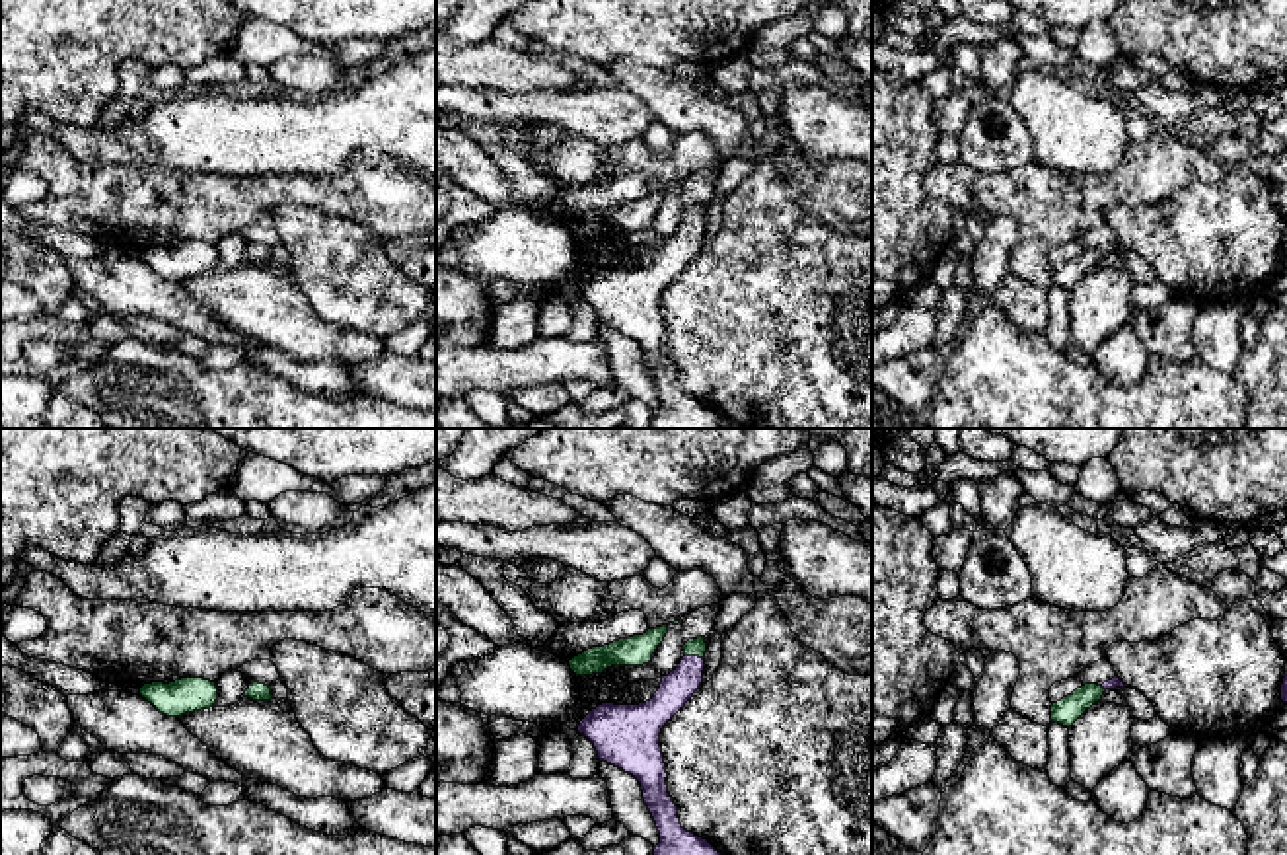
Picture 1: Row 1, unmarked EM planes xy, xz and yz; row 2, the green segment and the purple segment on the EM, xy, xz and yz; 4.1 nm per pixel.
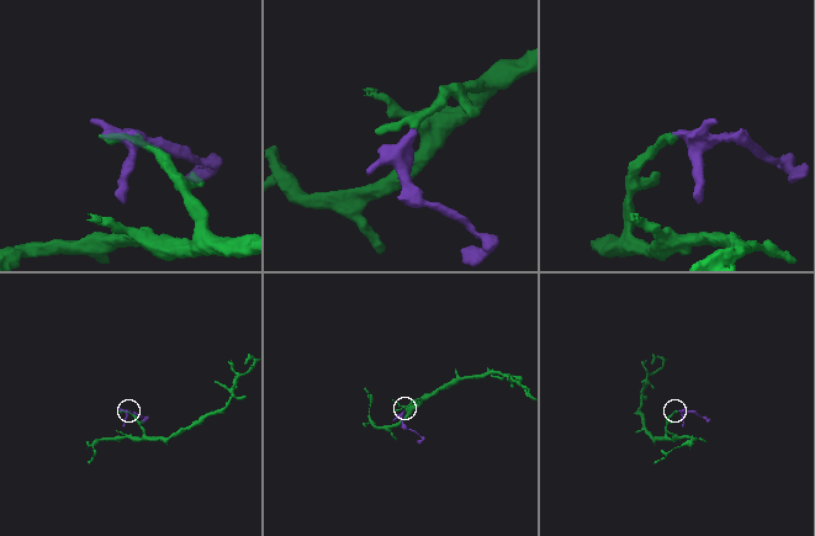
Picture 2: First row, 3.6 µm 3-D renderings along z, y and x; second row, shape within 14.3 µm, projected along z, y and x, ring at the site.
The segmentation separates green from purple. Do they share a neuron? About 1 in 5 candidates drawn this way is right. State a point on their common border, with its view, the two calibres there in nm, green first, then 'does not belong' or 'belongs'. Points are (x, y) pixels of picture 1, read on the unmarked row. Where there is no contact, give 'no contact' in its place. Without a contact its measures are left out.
xz (694, 219) | 80/140 nm | belongs

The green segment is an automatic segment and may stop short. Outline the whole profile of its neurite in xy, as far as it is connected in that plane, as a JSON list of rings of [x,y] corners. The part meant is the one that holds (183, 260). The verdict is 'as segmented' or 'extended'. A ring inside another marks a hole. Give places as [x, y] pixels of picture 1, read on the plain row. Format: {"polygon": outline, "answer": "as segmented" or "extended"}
{"polygon": [[[181,242],[169,247],[152,245],[140,251],[140,259],[167,280],[210,273],[218,263],[216,245],[204,242]]], "answer": "as segmented"}

